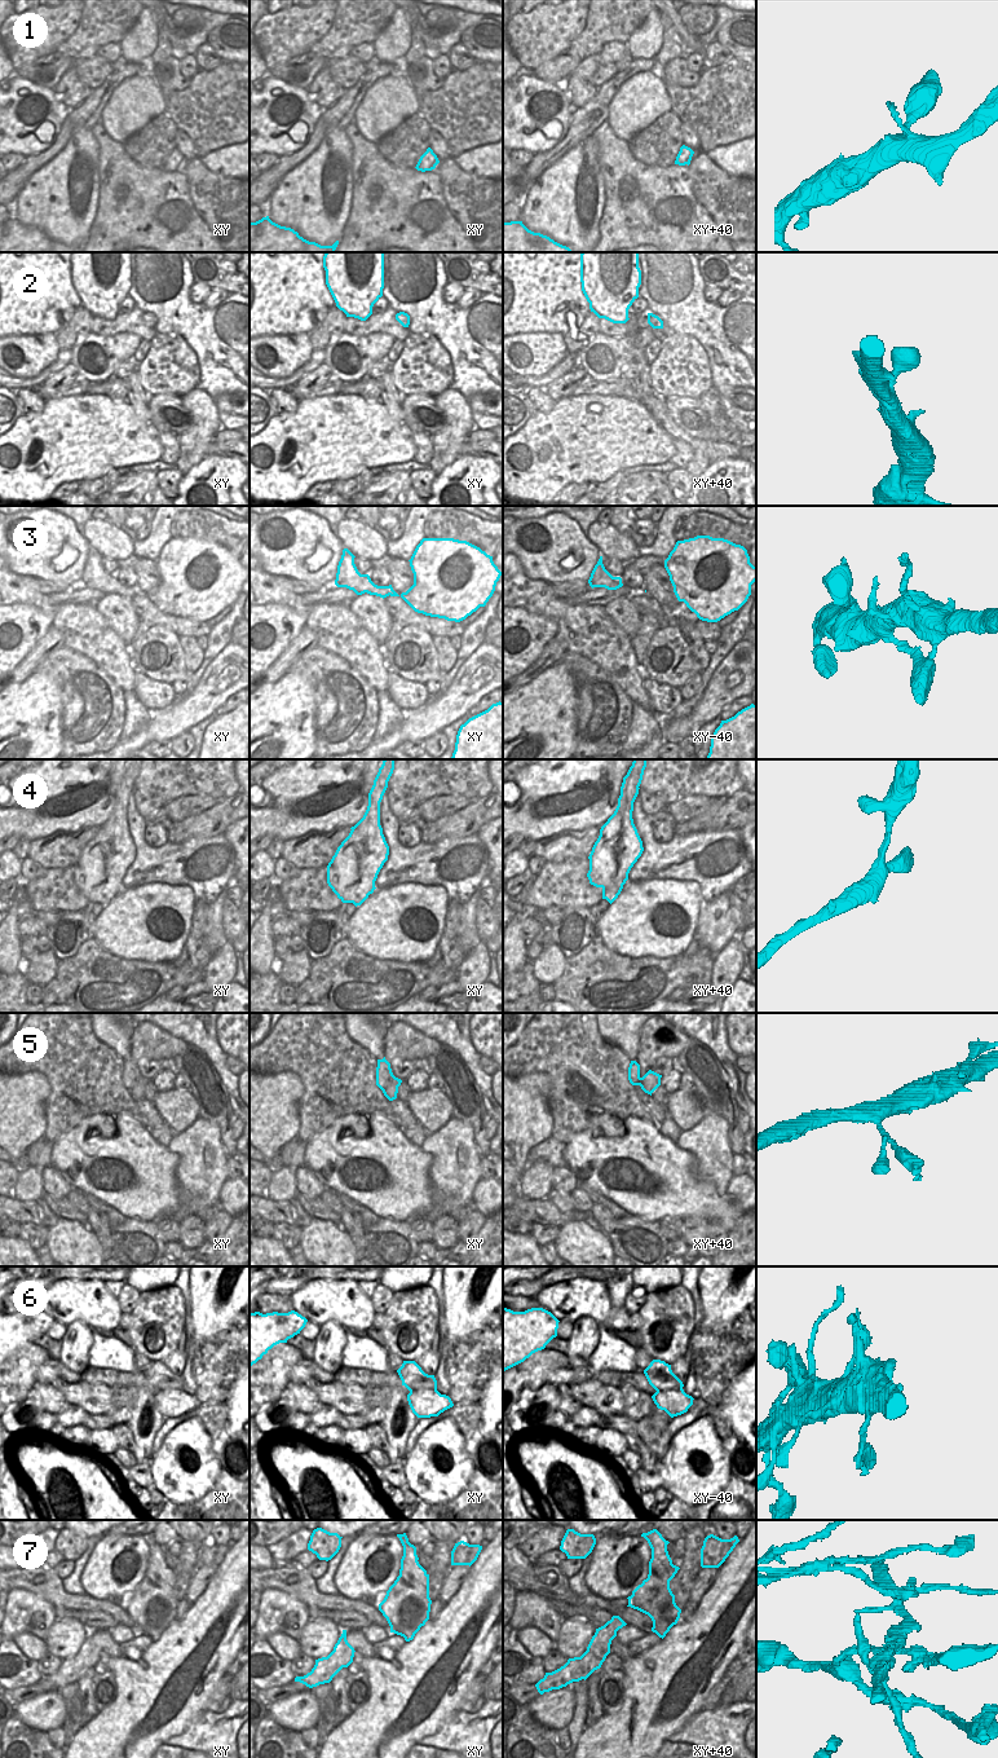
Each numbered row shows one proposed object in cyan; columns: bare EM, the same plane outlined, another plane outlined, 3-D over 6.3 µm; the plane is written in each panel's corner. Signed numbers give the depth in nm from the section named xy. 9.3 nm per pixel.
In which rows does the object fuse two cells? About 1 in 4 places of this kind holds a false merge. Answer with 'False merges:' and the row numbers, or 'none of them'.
False merges: 7

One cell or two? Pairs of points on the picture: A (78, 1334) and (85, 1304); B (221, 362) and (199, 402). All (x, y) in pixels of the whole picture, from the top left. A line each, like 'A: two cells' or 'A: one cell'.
A: two cells
B: two cells

